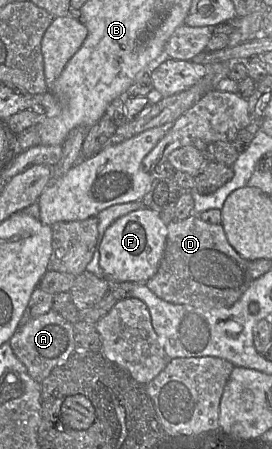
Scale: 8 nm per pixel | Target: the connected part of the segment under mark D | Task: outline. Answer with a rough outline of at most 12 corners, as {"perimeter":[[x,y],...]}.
{"perimeter":[[221,224],[167,225],[147,287],[172,304],[231,307],[253,279]]}

